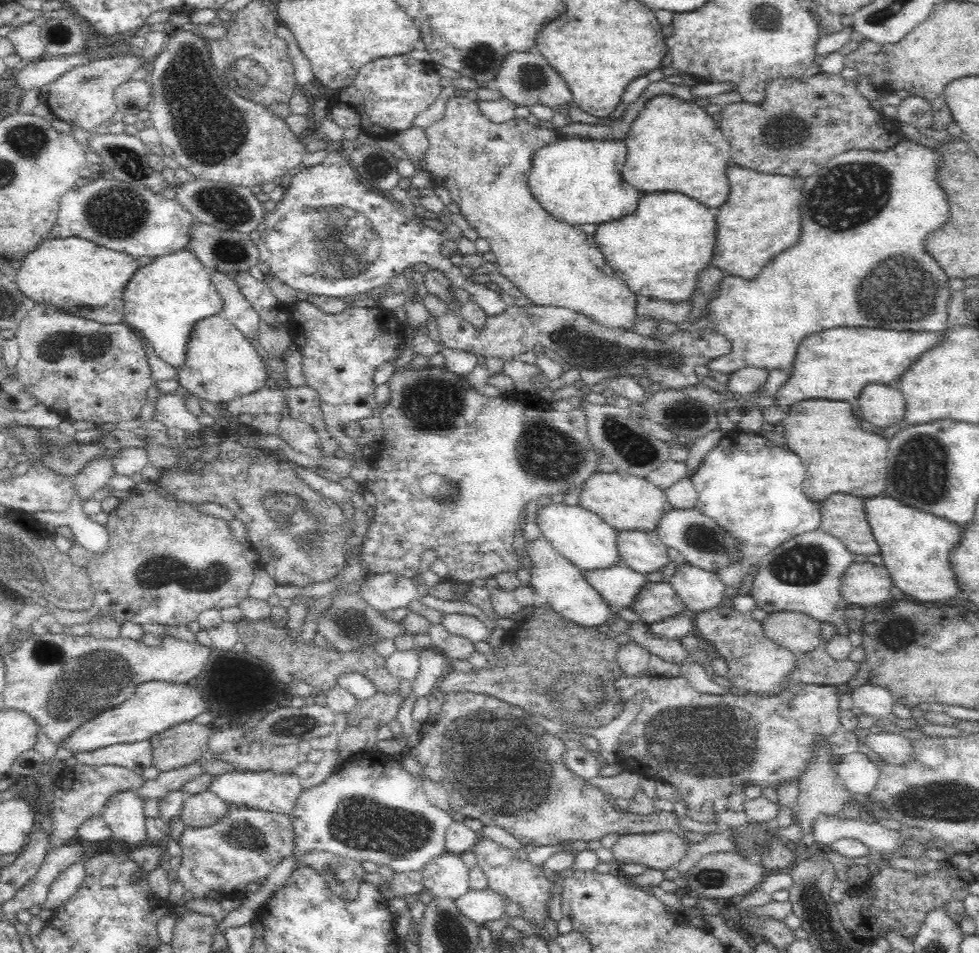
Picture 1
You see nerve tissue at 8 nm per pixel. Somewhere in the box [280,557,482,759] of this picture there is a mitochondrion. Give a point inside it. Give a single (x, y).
(342, 625)

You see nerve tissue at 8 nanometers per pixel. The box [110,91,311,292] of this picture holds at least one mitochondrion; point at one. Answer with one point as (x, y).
(222, 204)

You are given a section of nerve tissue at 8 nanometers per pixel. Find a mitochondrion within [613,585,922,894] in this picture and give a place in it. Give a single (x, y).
(718, 741)

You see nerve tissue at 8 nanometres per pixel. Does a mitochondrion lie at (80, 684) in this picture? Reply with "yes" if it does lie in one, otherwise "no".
yes

